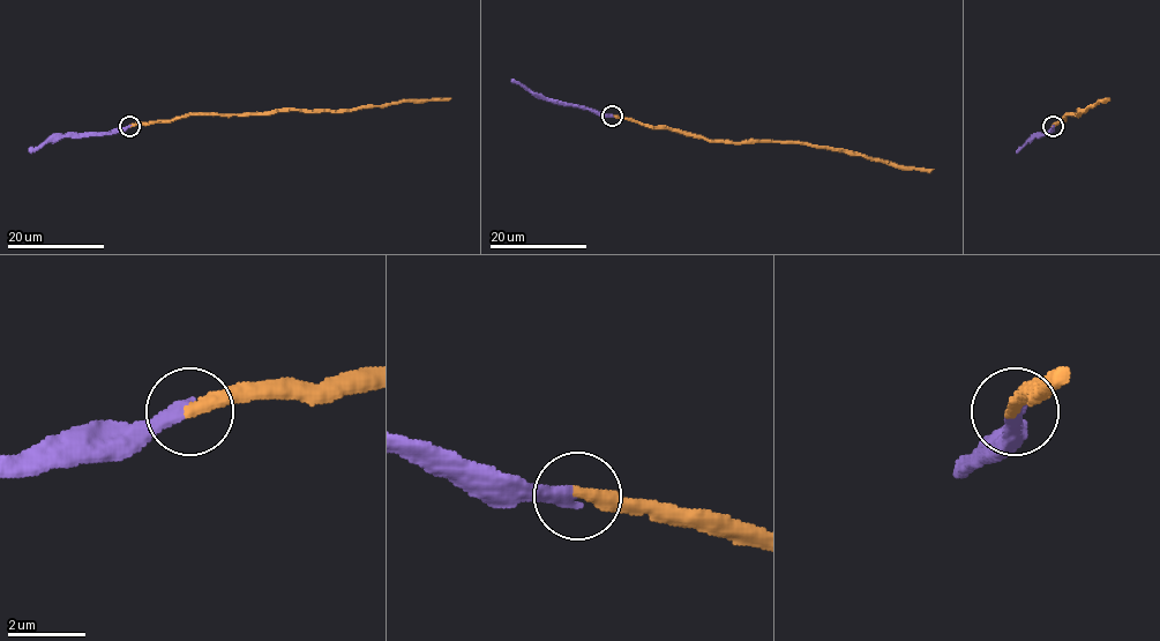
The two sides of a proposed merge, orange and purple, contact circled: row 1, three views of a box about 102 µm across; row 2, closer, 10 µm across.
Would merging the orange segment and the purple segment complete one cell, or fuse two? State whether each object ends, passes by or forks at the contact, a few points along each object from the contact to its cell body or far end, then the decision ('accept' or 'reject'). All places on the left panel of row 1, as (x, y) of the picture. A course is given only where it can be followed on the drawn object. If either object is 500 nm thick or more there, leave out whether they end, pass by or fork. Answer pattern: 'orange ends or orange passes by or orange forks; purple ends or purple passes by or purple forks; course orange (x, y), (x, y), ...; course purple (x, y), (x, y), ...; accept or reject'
orange ends; purple ends; course orange (129, 126), (199, 116), (360, 109), (451, 98); course purple (129, 126), (107, 132), (53, 134), (29, 151); accept

